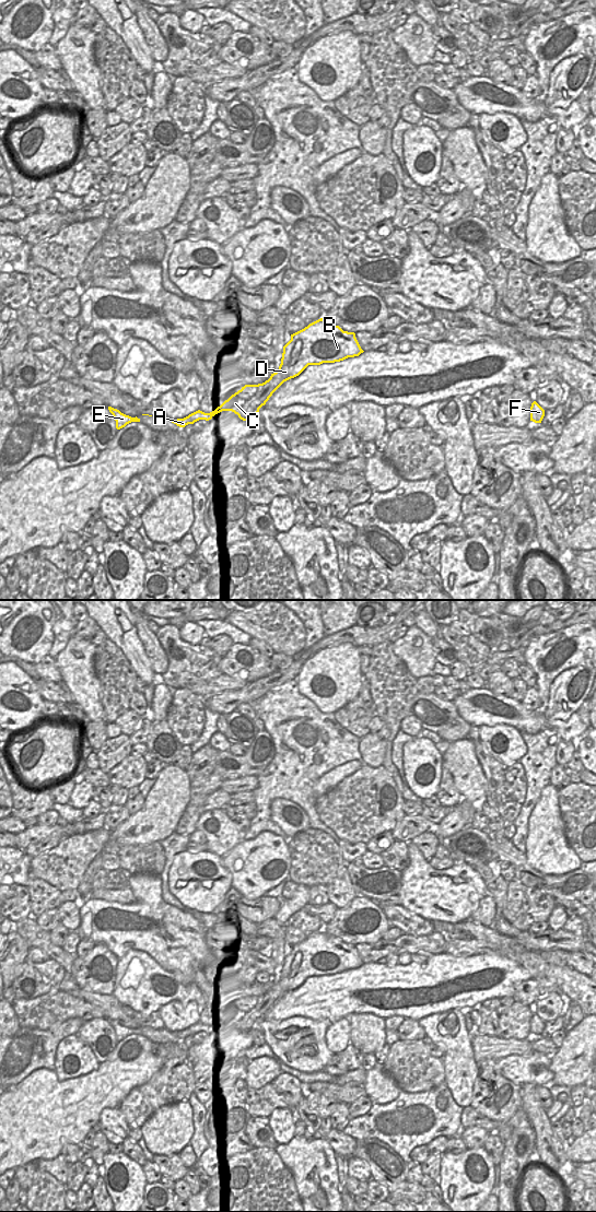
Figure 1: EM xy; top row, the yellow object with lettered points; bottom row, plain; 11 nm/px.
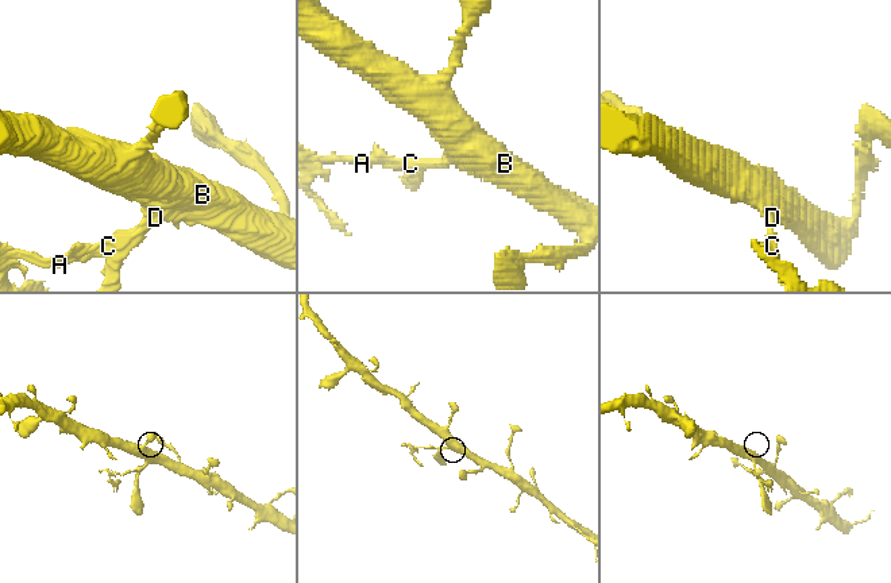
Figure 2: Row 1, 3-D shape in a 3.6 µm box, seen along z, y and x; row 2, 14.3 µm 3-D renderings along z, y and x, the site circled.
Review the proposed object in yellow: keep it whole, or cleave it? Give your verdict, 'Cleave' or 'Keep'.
Cleave

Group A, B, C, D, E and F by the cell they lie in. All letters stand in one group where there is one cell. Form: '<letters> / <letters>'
A E / B C D F

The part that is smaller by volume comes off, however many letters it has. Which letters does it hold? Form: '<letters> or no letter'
A, E

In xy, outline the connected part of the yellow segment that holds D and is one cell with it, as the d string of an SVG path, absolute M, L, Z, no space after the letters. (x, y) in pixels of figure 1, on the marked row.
M320 318L304 329L291 334L291 340L283 346L279 369L271 374L268 380L258 385L245 385L241 390L225 400L226 402L215 410L215 413L232 411L241 420L247 421L258 414L259 409L266 404L272 393L284 381L299 376L308 365L340 362L348 357L359 356L363 352L354 332L343 331L339 326Z

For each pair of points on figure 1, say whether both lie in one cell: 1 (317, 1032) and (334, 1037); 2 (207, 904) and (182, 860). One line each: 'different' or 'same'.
1: different
2: same

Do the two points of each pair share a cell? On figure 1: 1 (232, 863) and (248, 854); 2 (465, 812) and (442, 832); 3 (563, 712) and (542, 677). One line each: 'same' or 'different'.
1: same
2: same
3: different

